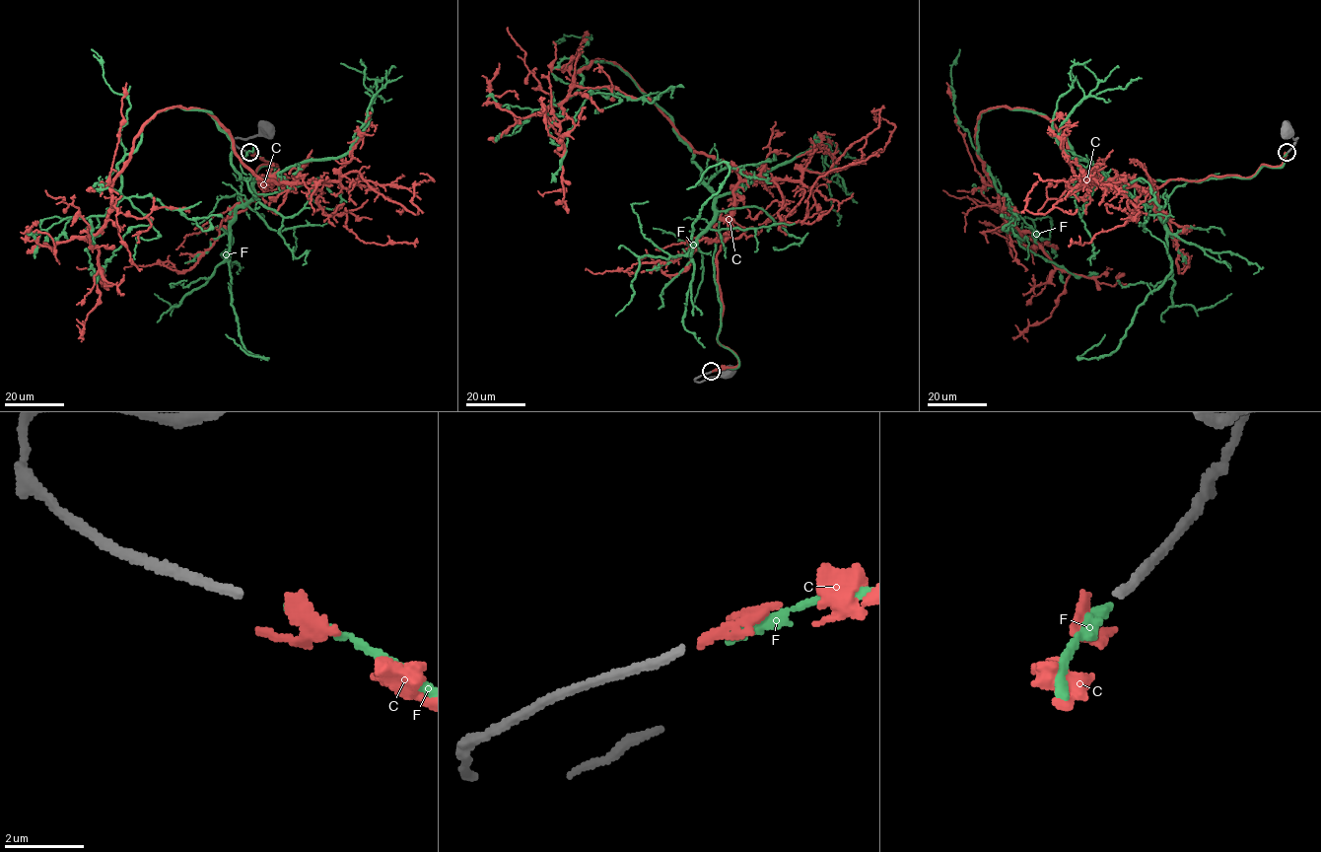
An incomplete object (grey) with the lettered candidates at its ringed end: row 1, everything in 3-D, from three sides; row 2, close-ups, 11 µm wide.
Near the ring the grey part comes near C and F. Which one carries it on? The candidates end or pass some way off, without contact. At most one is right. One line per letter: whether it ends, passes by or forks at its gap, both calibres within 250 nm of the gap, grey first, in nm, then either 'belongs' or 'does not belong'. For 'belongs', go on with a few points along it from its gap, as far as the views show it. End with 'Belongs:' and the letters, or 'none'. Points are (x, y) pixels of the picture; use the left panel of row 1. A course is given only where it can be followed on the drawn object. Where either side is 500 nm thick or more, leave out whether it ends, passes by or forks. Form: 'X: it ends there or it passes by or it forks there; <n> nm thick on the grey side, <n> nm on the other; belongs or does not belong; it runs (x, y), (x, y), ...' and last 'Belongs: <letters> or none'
C: it ends there; 240 nm thick on the grey side, 200 nm on the other; does not belong
F: it ends there; 240 nm thick on the grey side, 240 nm on the other; belongs; it runs (253, 153), (277, 167), (257, 181), (233, 168), (211, 113), (159, 111), (117, 165), (151, 221), (90, 273)
Belongs: F

